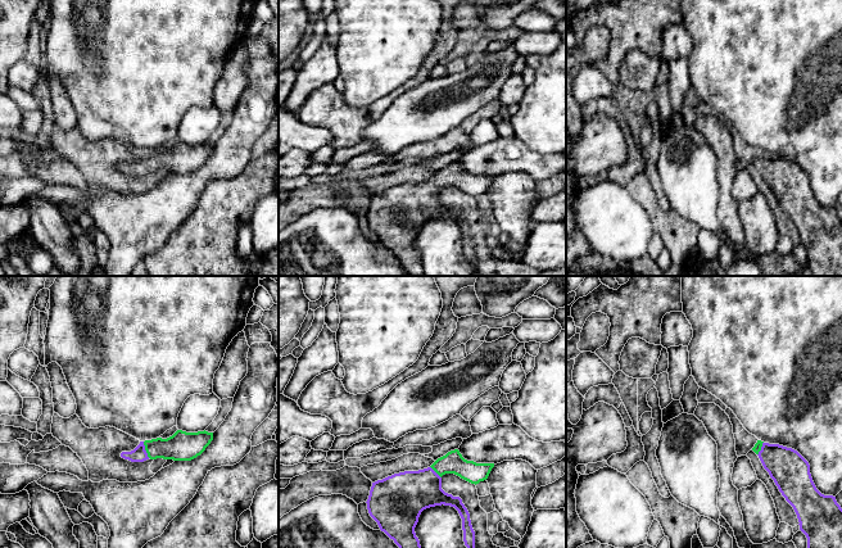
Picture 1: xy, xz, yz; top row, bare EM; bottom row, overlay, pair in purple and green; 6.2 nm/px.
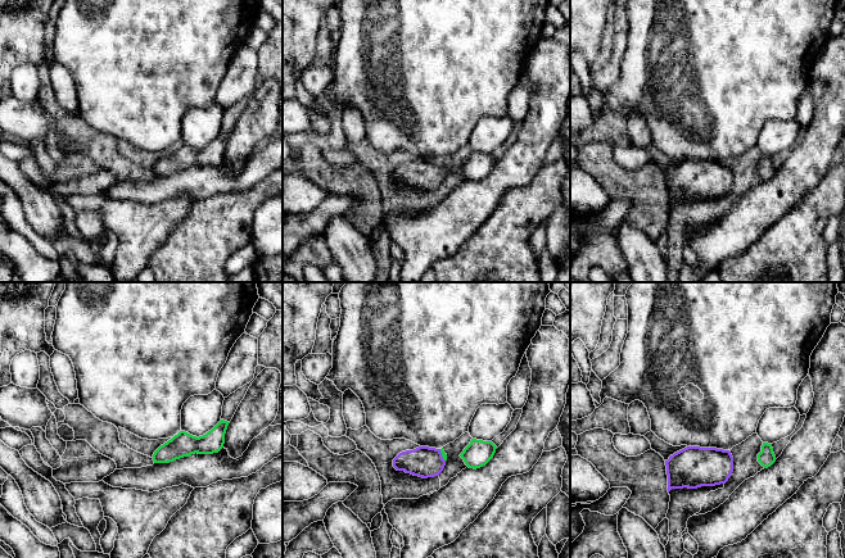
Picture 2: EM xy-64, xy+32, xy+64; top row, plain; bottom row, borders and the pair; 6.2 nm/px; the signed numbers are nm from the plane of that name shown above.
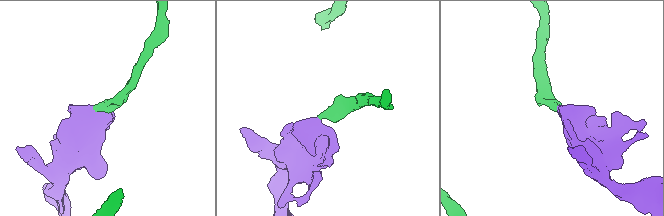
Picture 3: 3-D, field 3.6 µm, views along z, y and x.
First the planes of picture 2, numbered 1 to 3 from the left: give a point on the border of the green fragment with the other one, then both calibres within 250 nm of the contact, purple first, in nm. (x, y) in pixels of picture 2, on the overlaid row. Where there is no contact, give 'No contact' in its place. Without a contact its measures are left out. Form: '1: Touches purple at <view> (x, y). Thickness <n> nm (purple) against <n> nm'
1: No contact
2: Touches purple at xy+32 (441, 456). Thickness 190 nm (purple) against 30 nm
3: No contact

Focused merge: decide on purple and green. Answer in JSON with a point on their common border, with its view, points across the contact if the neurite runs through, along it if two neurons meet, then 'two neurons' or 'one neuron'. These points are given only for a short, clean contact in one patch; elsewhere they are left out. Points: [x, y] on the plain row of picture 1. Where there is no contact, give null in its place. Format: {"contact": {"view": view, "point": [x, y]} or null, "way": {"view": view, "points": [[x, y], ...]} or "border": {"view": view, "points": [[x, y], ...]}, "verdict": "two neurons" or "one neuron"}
{"contact": {"view": "xy", "point": [144, 162]}, "way": {"view": "xy", "points": [[139, 167], [144, 162], [182, 158]]}, "verdict": "one neuron"}

